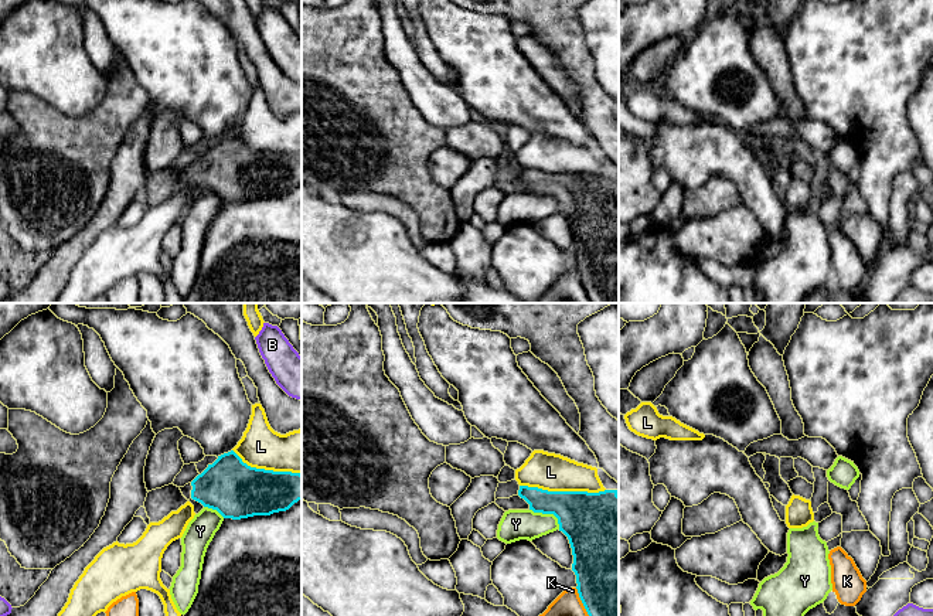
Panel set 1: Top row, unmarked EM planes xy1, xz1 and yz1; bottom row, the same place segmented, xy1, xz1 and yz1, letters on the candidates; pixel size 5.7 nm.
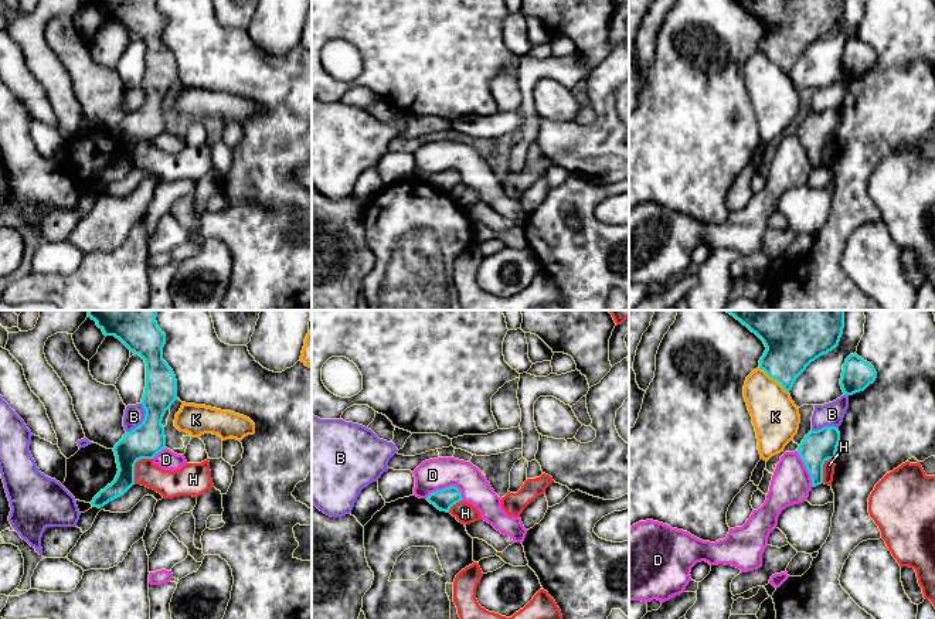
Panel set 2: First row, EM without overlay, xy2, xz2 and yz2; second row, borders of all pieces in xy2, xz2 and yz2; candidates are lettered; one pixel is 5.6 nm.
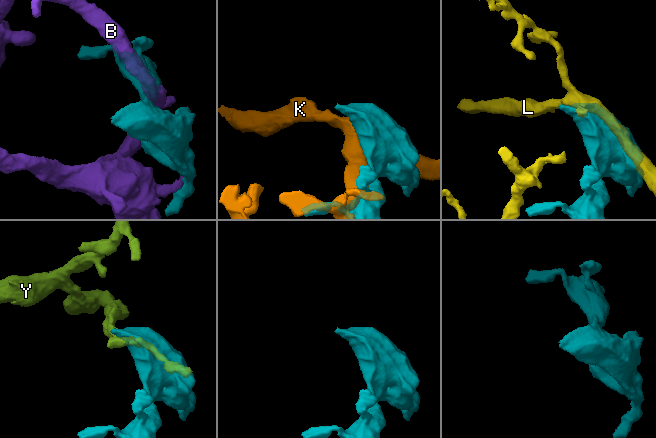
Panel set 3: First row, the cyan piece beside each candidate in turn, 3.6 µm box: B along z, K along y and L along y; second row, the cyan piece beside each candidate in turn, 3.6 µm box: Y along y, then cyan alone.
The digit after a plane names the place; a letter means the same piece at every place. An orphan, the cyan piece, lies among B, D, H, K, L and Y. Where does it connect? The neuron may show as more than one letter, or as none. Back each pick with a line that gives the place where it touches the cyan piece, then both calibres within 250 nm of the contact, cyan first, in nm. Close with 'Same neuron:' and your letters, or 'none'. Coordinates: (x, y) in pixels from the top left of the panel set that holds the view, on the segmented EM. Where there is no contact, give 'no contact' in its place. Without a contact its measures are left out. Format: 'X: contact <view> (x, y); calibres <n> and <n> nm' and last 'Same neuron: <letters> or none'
Same neuron: none

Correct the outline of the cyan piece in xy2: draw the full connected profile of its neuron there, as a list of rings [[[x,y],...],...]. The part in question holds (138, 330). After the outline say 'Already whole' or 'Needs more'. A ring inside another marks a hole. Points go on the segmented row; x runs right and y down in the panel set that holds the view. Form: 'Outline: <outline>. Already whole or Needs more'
Outline: [[[88,310],[88,317],[96,322],[105,336],[115,336],[146,363],[146,387],[140,402],[146,415],[139,426],[115,445],[119,470],[115,480],[94,497],[91,504],[98,509],[123,496],[135,484],[137,460],[153,459],[166,449],[162,421],[177,399],[177,380],[163,360],[166,334],[159,329],[156,316],[157,310]]]. Already whole

